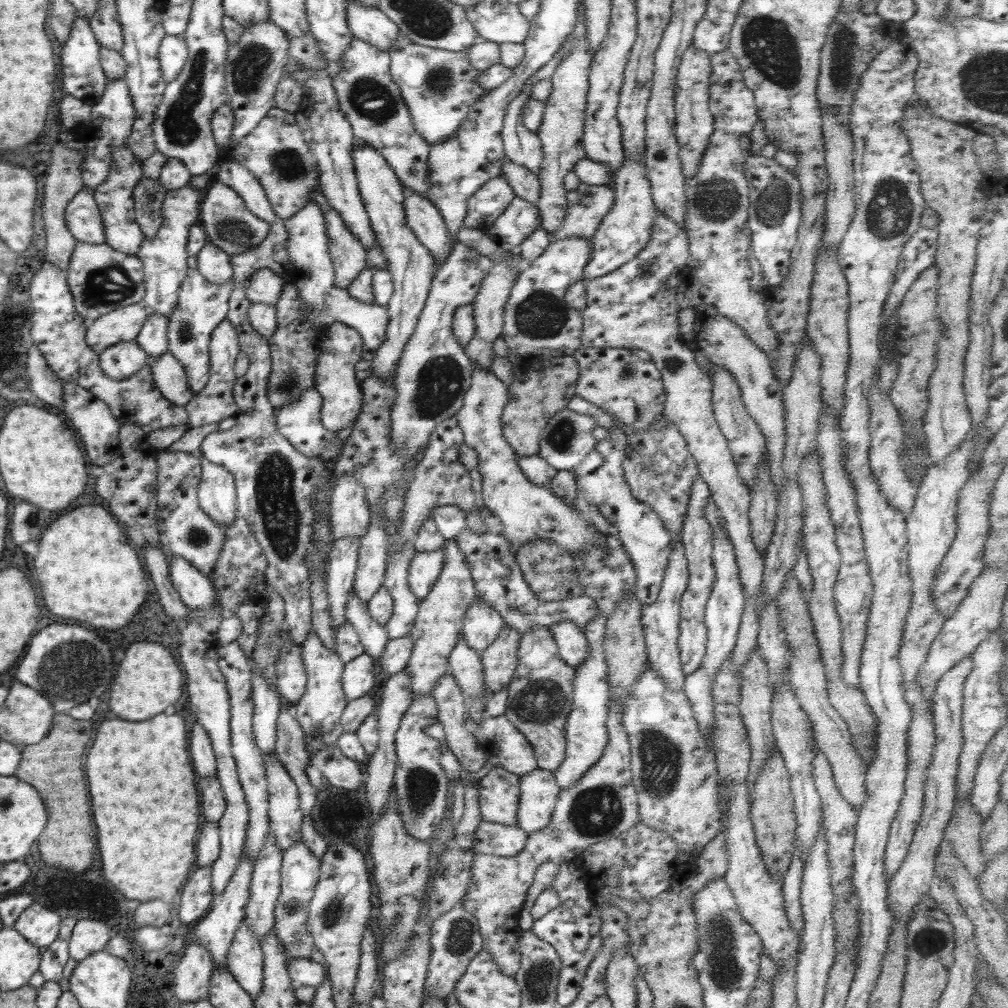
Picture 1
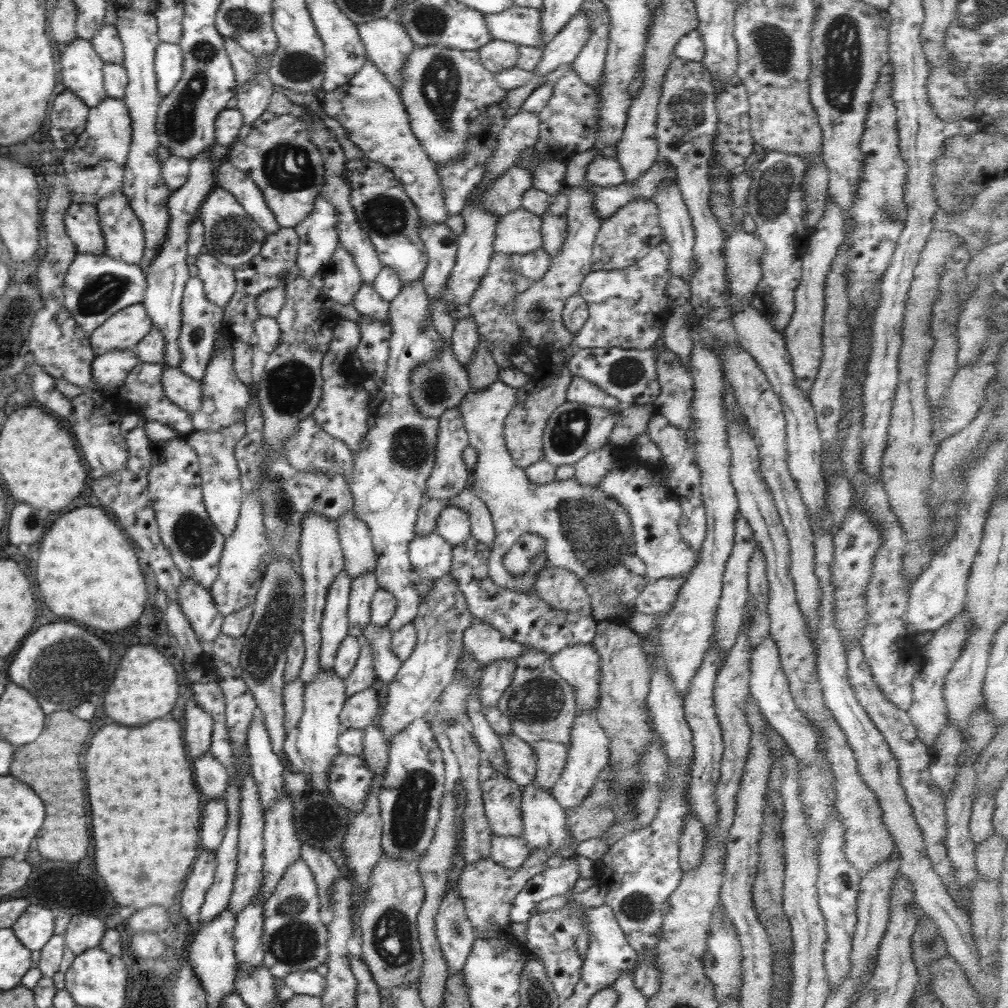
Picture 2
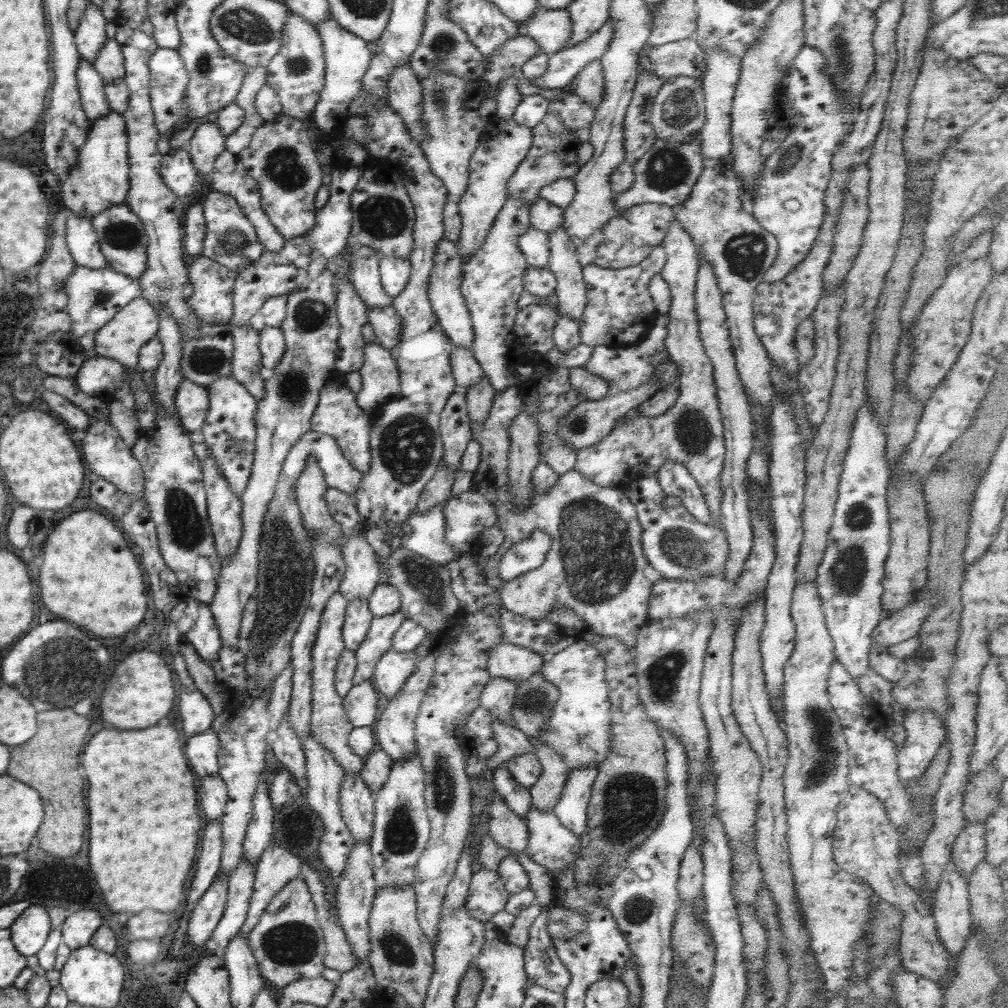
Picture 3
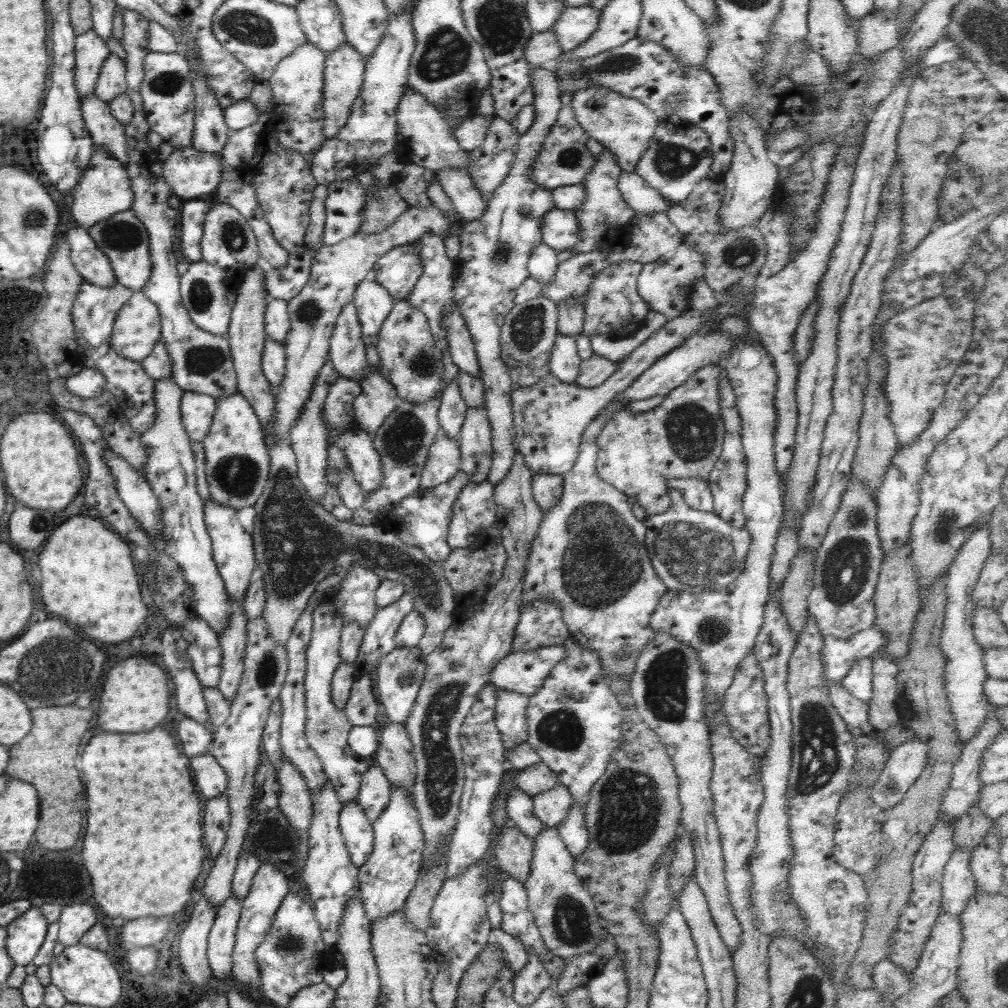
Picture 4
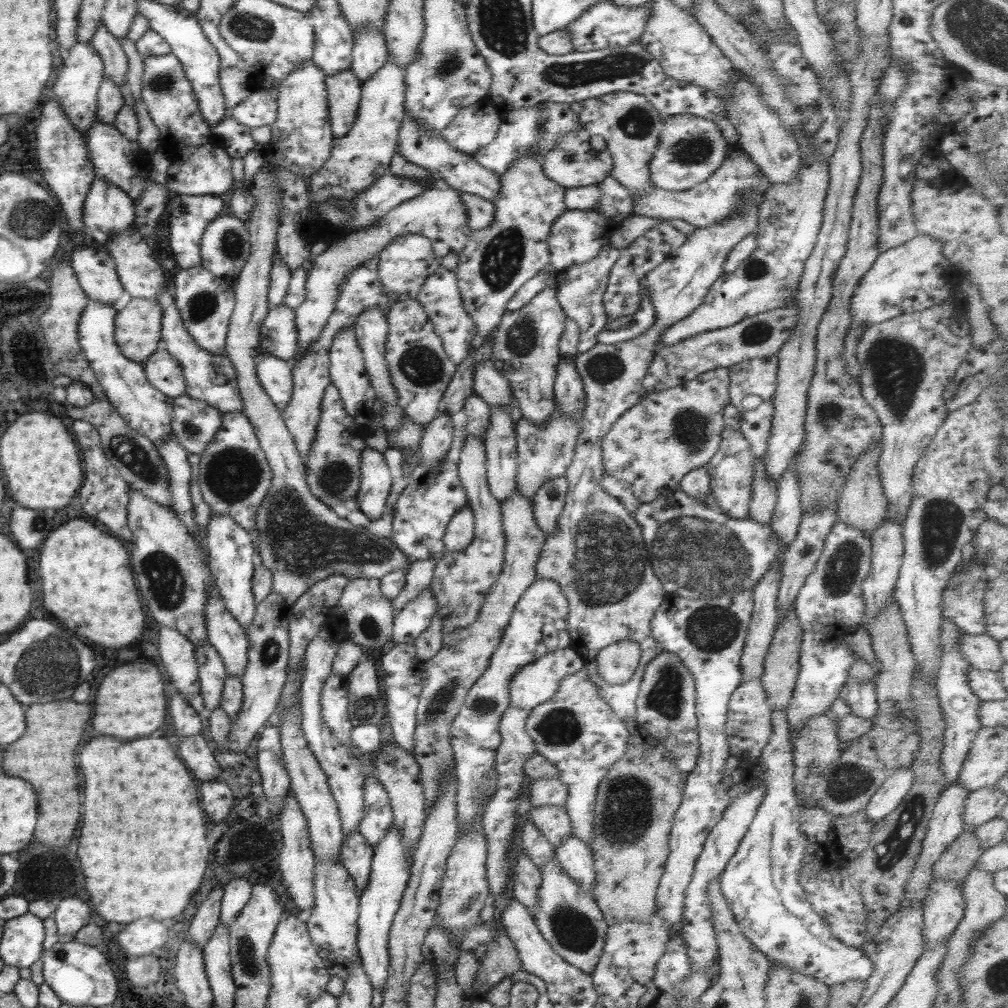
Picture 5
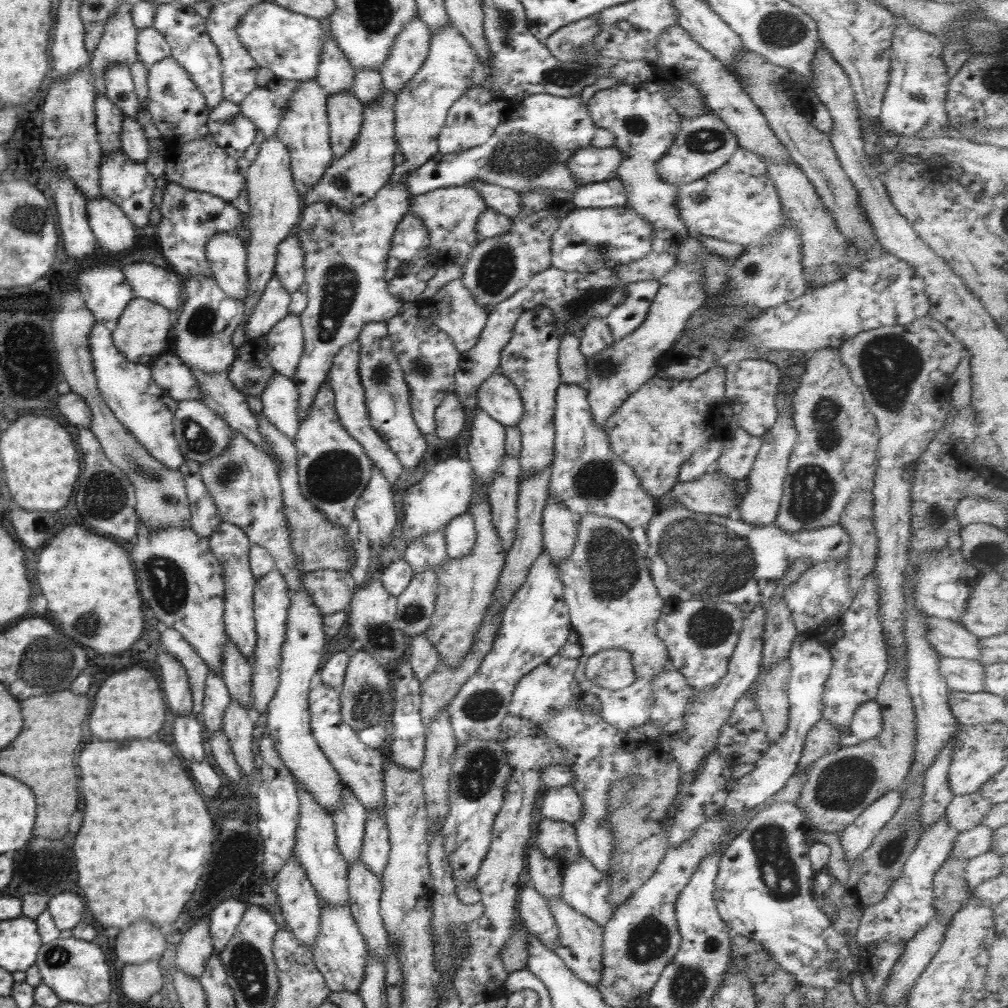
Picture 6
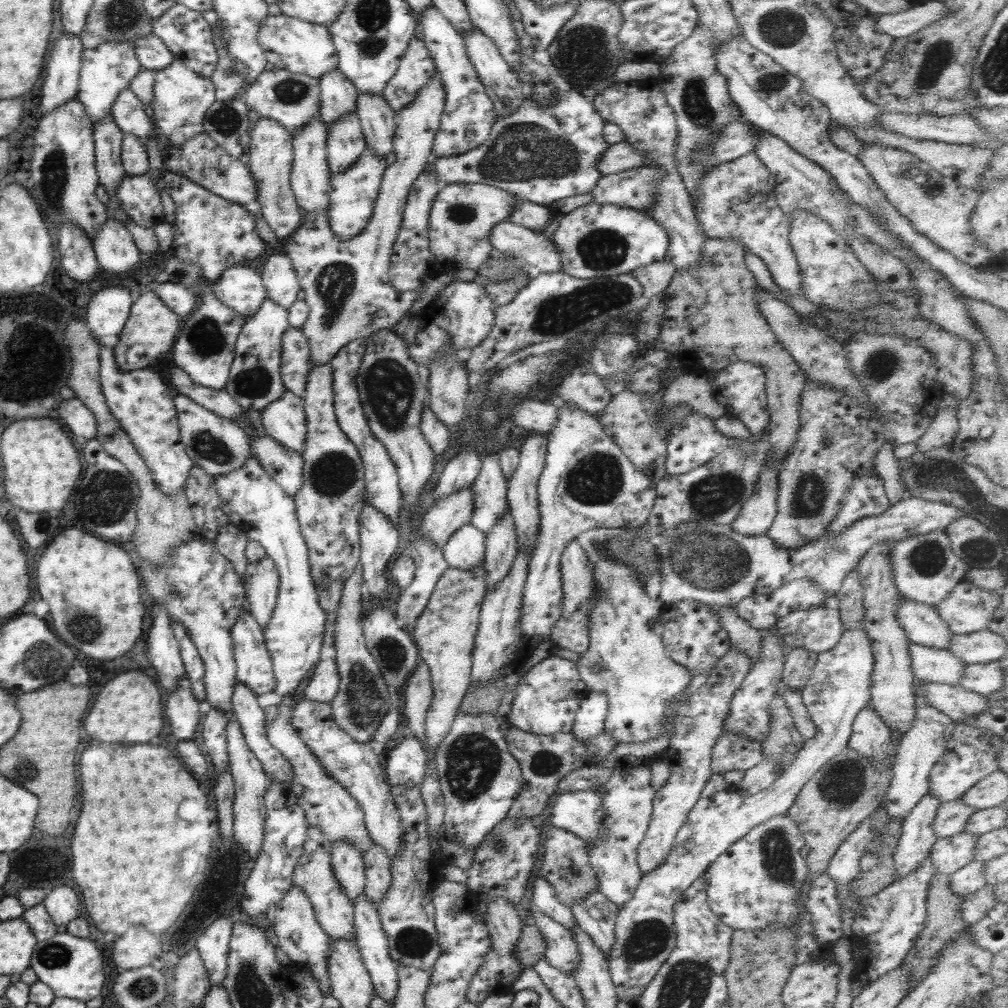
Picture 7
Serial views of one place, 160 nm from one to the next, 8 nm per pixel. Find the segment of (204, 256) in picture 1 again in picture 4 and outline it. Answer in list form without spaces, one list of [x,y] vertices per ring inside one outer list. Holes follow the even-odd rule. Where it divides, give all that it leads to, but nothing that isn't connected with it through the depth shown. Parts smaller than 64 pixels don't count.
[[[192,262],[180,276],[180,294],[191,321],[202,330],[218,336],[226,336],[233,309],[236,290],[226,284],[226,273],[208,262]]]

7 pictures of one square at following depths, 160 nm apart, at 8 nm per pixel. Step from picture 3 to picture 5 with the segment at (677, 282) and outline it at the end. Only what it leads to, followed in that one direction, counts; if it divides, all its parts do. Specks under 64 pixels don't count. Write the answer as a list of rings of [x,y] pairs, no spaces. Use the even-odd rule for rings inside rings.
[[[728,368],[710,370],[691,381],[685,382],[678,387],[673,387],[670,390],[657,391],[656,393],[650,394],[644,393],[644,396],[642,396],[643,399],[624,412],[624,414],[622,414],[622,416],[620,416],[620,418],[611,426],[608,434],[605,434],[605,437],[603,438],[601,449],[606,475],[612,475],[612,478],[616,478],[616,480],[628,484],[628,490],[632,490],[638,502],[649,503],[656,500],[659,496],[666,495],[668,490],[677,490],[679,483],[687,472],[707,465],[708,461],[714,456],[714,454],[716,454],[716,452],[718,452],[722,440],[721,434],[724,422],[724,416],[722,415],[723,410],[725,406],[731,404],[728,372]]]

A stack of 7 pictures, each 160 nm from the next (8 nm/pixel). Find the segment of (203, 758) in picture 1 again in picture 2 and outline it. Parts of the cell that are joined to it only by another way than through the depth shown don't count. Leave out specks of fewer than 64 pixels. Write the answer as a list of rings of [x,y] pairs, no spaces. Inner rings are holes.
[[[190,697],[184,706],[186,726],[184,726],[184,740],[190,748],[192,756],[200,756],[202,752],[208,752],[211,746],[211,734],[213,731],[212,718],[208,712],[204,712]]]

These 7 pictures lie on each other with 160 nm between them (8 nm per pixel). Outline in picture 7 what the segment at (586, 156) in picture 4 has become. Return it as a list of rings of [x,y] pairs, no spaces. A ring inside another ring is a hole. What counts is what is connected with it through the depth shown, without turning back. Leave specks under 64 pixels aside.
[[[626,140],[611,144],[607,152],[599,158],[598,168],[601,176],[618,174],[628,169],[647,164],[645,156]]]

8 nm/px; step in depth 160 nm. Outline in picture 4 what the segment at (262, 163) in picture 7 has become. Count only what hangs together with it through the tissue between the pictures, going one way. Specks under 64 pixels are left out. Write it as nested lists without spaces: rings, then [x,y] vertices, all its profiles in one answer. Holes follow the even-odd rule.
[[[255,265],[246,272],[242,284],[233,297],[233,309],[226,335],[230,344],[233,367],[237,374],[237,390],[252,405],[263,430],[267,430],[275,413],[275,396],[270,393],[269,382],[261,369],[264,340],[267,338],[264,324],[266,295],[264,271]],[[287,438],[280,439],[275,445],[272,445],[269,449],[267,449],[270,459],[269,466],[269,476],[268,481],[266,482],[265,489],[263,493],[258,497],[258,500],[253,504],[256,510],[256,516],[254,518],[254,531],[252,532],[253,538],[253,549],[255,552],[255,564],[260,573],[263,575],[261,578],[264,583],[264,590],[266,591],[266,604],[263,610],[262,618],[266,621],[268,632],[273,636],[273,639],[282,646],[286,646],[287,640],[289,639],[290,633],[292,632],[293,626],[296,624],[296,621],[299,620],[300,615],[303,613],[303,610],[307,607],[309,603],[310,597],[314,592],[314,589],[317,587],[317,584],[324,580],[329,574],[347,574],[347,571],[352,566],[353,562],[357,562],[361,564],[364,568],[369,568],[374,574],[378,574],[380,579],[390,579],[393,581],[401,582],[402,585],[405,586],[406,591],[410,591],[413,594],[414,606],[413,609],[417,610],[418,613],[424,617],[425,620],[425,631],[420,639],[420,642],[417,644],[420,647],[420,650],[423,652],[423,656],[430,654],[433,650],[436,650],[442,639],[444,638],[444,632],[447,628],[450,628],[452,622],[454,622],[454,606],[456,603],[454,602],[454,595],[451,586],[448,584],[446,577],[444,576],[444,569],[441,567],[441,563],[434,562],[430,560],[424,553],[423,550],[416,546],[410,546],[408,544],[404,544],[402,540],[400,540],[396,534],[391,529],[386,529],[380,527],[376,524],[362,526],[357,525],[353,522],[344,522],[334,518],[332,514],[330,514],[327,510],[324,510],[322,505],[315,503],[313,498],[307,493],[307,490],[300,484],[300,480],[297,476],[297,460],[292,447],[288,444]]]

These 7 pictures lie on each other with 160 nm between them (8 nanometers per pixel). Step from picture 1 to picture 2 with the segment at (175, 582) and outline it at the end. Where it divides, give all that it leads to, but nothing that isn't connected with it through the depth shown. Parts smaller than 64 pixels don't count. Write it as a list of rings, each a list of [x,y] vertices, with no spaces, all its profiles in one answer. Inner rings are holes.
[[[182,578],[177,601],[196,636],[204,642],[214,642],[225,616],[216,608],[211,591],[191,578]]]

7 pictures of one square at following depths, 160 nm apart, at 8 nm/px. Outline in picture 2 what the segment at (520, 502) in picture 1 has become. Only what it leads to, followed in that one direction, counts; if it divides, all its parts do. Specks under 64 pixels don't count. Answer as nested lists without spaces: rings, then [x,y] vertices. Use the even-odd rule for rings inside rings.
[[[496,382],[486,388],[471,388],[458,406],[469,445],[477,450],[477,463],[471,471],[468,490],[488,507],[496,529],[488,556],[488,574],[496,586],[535,592],[535,580],[541,570],[547,566],[563,568],[573,572],[591,596],[598,592],[619,594],[624,609],[610,619],[627,624],[636,596],[648,583],[645,576],[631,573],[624,565],[624,557],[633,553],[628,547],[633,533],[630,517],[615,498],[606,496],[597,486],[584,488],[573,479],[542,485],[530,482],[525,469],[515,465],[503,435],[505,418],[516,401],[517,389]],[[526,533],[539,534],[545,538],[545,545],[524,574],[512,576],[506,570],[503,558]]]

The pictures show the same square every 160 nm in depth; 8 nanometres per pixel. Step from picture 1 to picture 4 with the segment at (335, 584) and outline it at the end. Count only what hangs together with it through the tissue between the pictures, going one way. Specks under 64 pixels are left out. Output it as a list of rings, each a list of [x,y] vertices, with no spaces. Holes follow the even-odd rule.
[[[332,601],[314,609],[313,631],[306,651],[305,674],[306,741],[322,763],[324,774],[332,783],[342,805],[357,798],[363,774],[372,764],[371,759],[358,756],[348,745],[347,738],[353,725],[348,721],[344,710],[336,709],[332,703],[331,681],[336,667],[341,663],[339,650],[343,620]]]

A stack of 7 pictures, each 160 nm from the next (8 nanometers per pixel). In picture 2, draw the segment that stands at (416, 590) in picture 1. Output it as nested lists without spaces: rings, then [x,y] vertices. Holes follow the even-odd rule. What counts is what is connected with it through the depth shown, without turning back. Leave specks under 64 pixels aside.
[[[436,531],[416,534],[408,543],[408,554],[418,579],[436,582],[451,572],[453,546]]]

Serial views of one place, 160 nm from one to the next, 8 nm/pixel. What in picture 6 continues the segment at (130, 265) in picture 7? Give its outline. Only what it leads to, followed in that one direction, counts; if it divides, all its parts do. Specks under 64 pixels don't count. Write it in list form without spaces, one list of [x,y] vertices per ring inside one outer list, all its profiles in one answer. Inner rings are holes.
[[[100,196],[87,201],[86,208],[96,244],[104,249],[102,254],[116,256],[134,246],[137,228],[120,206]]]

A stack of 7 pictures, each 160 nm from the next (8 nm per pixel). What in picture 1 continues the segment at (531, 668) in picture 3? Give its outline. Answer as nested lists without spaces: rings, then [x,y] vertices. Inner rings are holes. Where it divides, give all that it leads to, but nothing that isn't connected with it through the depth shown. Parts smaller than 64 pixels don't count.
[[[477,596],[466,611],[461,634],[466,644],[480,654],[498,638],[504,625],[500,613]]]

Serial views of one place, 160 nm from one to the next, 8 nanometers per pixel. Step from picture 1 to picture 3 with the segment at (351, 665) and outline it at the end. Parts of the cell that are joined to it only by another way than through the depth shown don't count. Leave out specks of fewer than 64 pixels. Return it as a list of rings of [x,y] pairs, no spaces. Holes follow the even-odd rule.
[[[398,610],[386,616],[374,617],[367,635],[355,650],[357,665],[353,677],[353,686],[368,681],[386,652],[393,648],[392,637],[400,628],[405,616]]]

